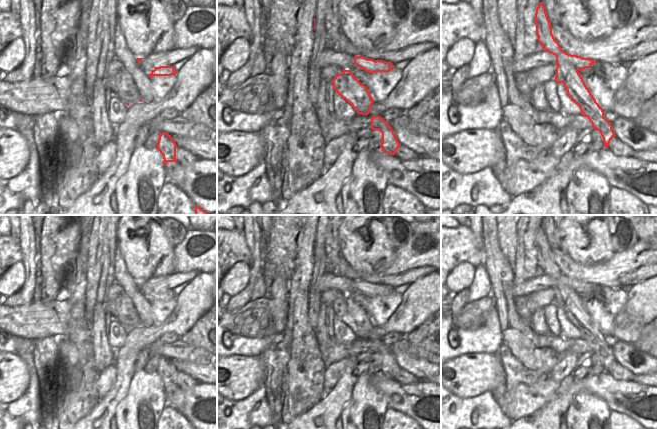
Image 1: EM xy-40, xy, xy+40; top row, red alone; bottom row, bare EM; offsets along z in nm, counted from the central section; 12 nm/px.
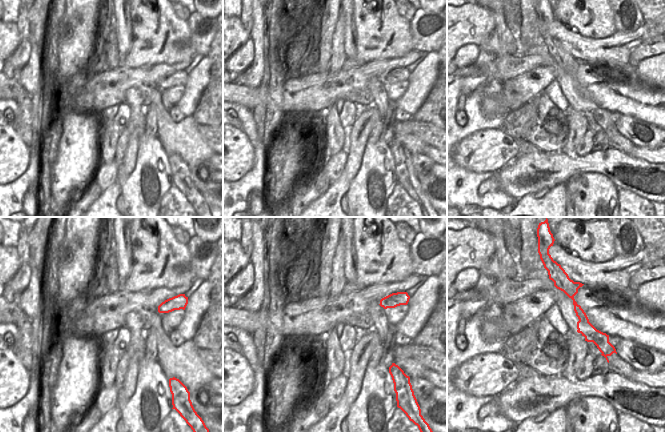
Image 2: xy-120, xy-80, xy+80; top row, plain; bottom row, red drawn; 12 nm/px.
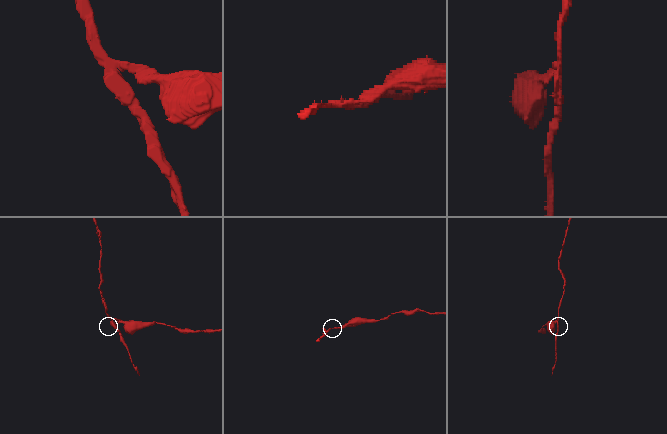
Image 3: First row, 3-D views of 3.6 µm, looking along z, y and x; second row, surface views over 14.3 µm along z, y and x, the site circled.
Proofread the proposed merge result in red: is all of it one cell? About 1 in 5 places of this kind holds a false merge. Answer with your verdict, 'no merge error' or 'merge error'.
merge error

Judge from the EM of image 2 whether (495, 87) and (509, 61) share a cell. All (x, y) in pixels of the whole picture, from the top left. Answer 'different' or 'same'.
same

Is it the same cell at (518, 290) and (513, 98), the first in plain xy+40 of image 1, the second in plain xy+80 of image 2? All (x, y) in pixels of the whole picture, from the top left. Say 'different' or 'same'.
different

